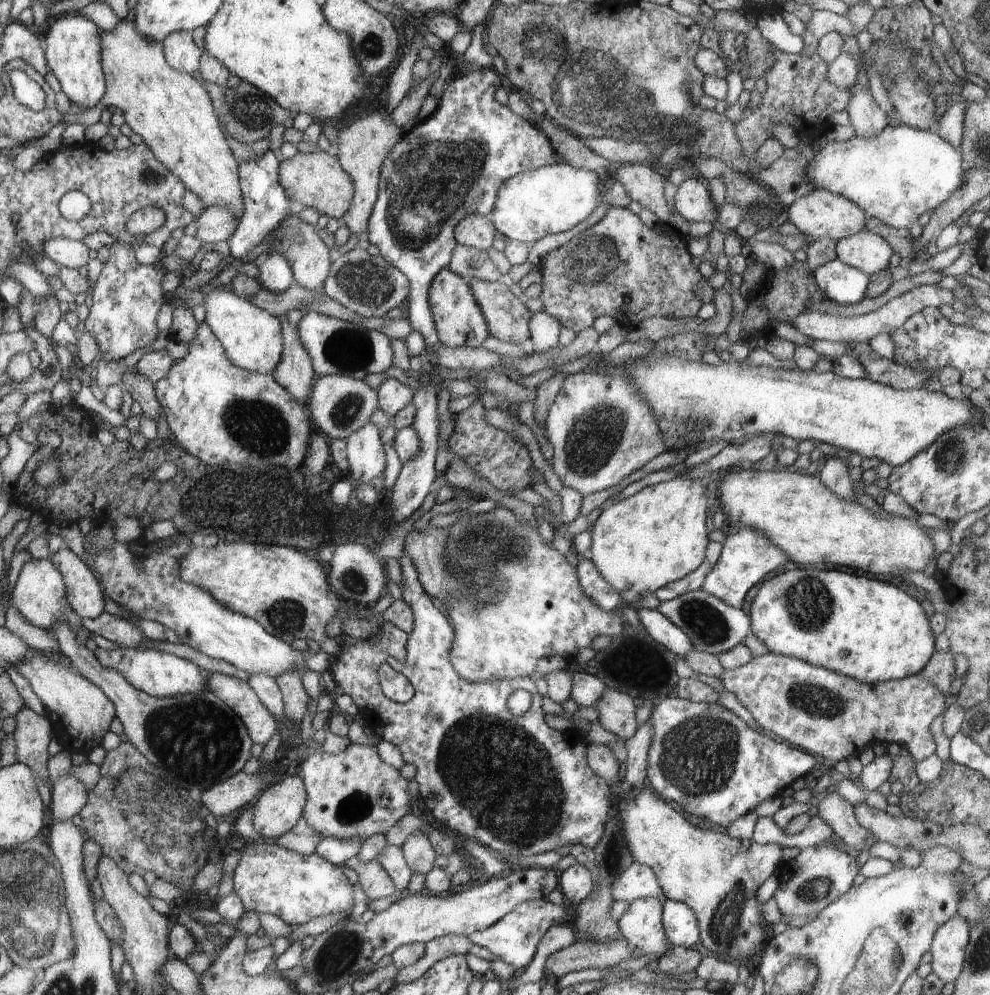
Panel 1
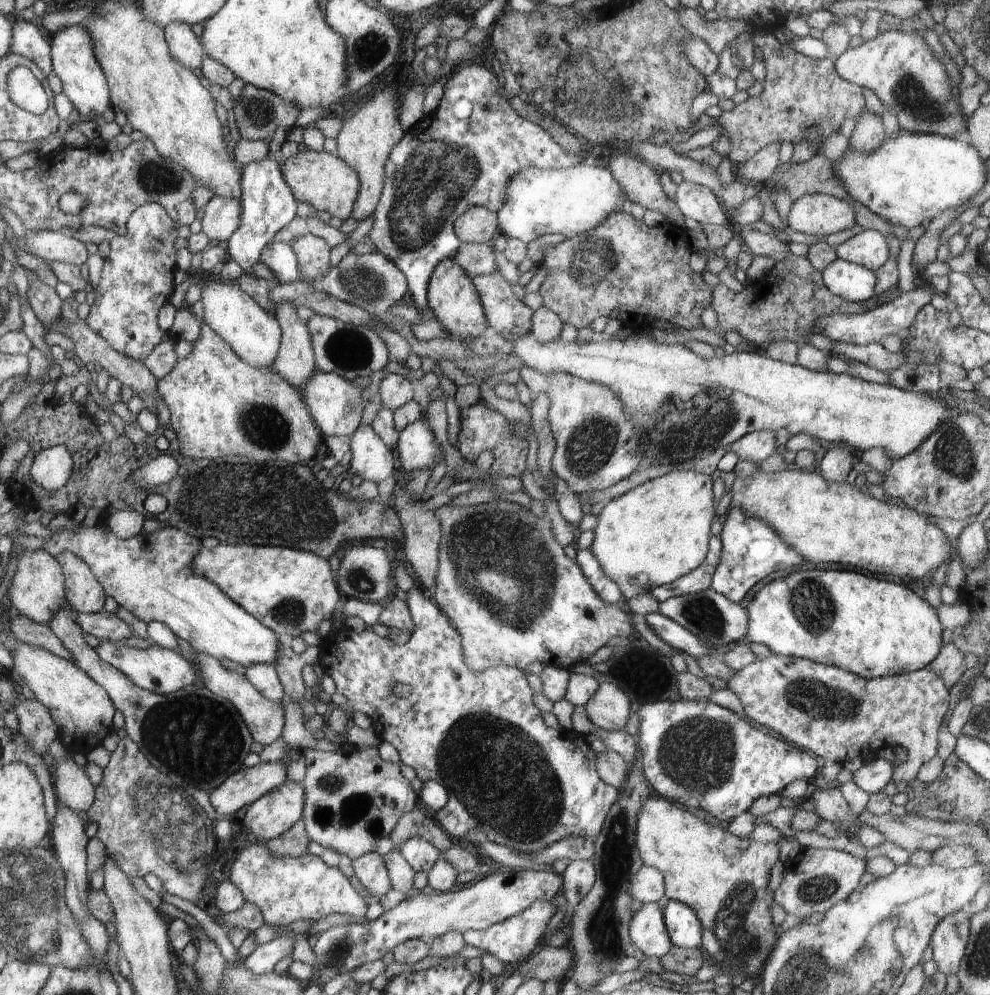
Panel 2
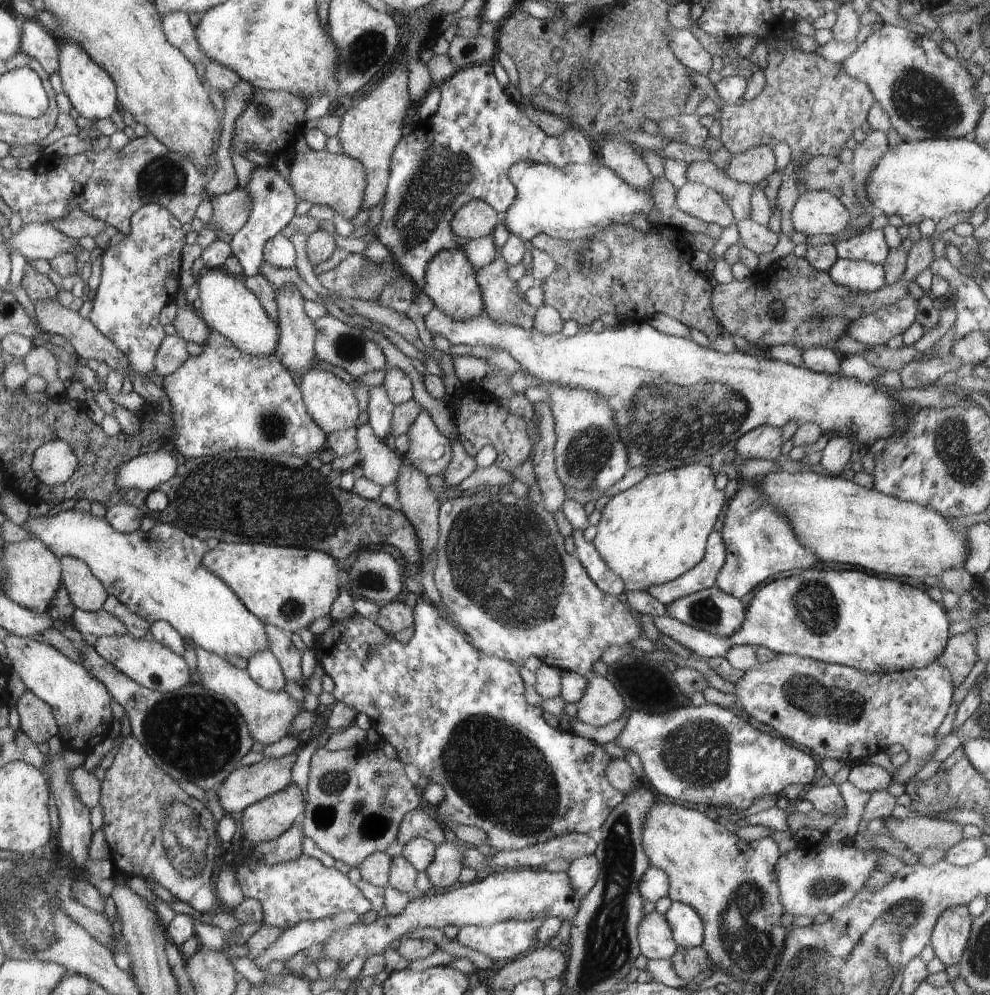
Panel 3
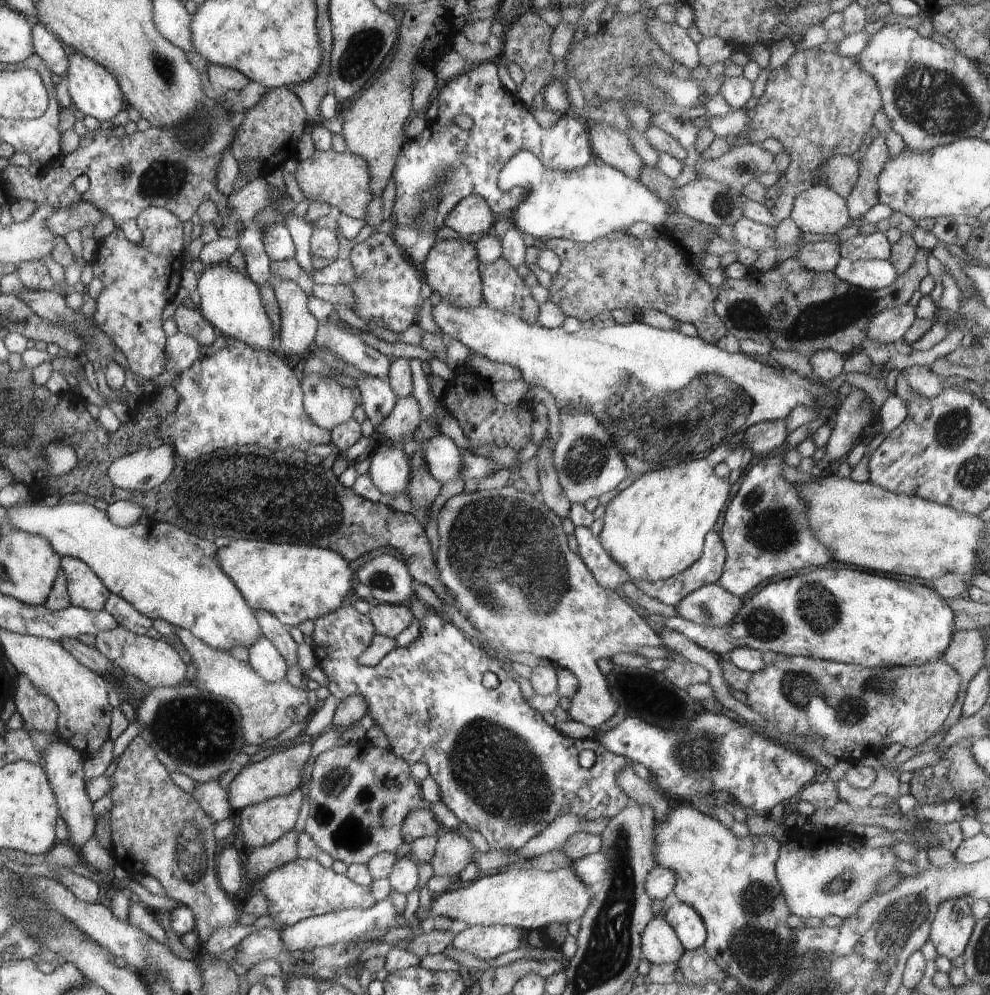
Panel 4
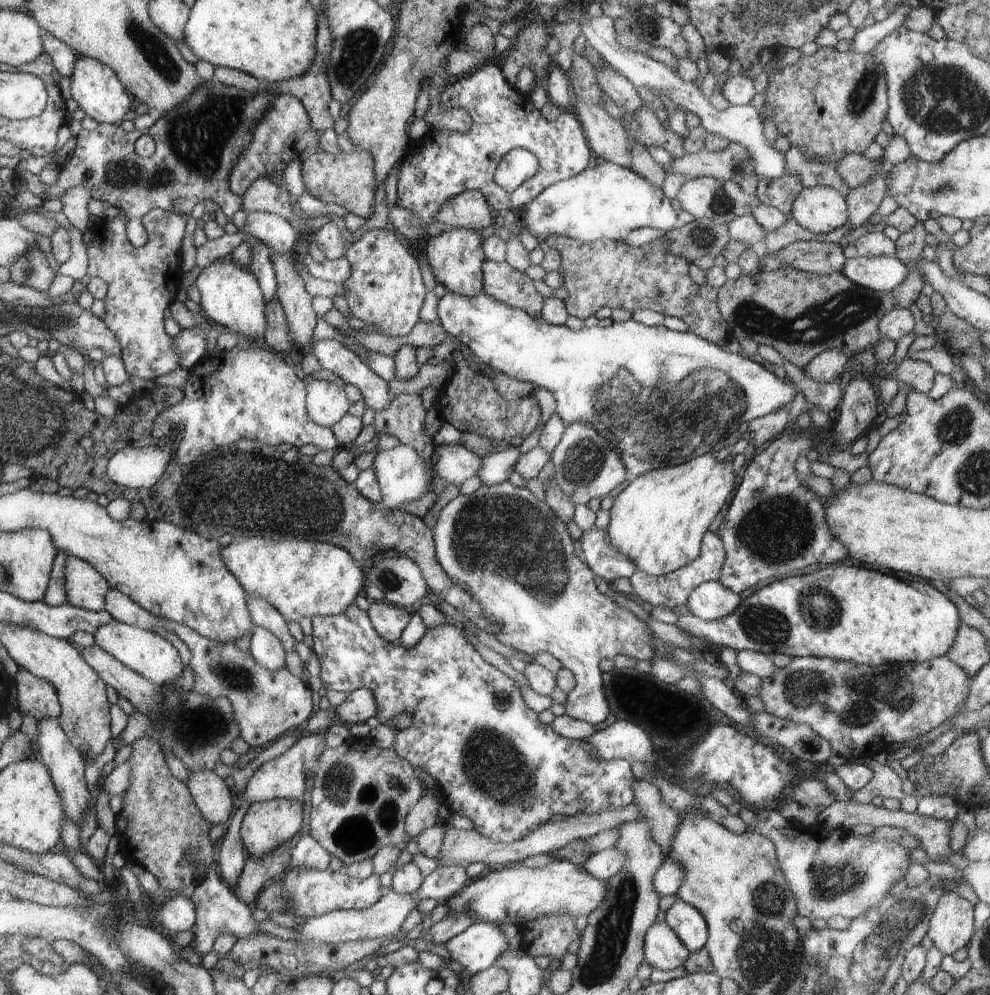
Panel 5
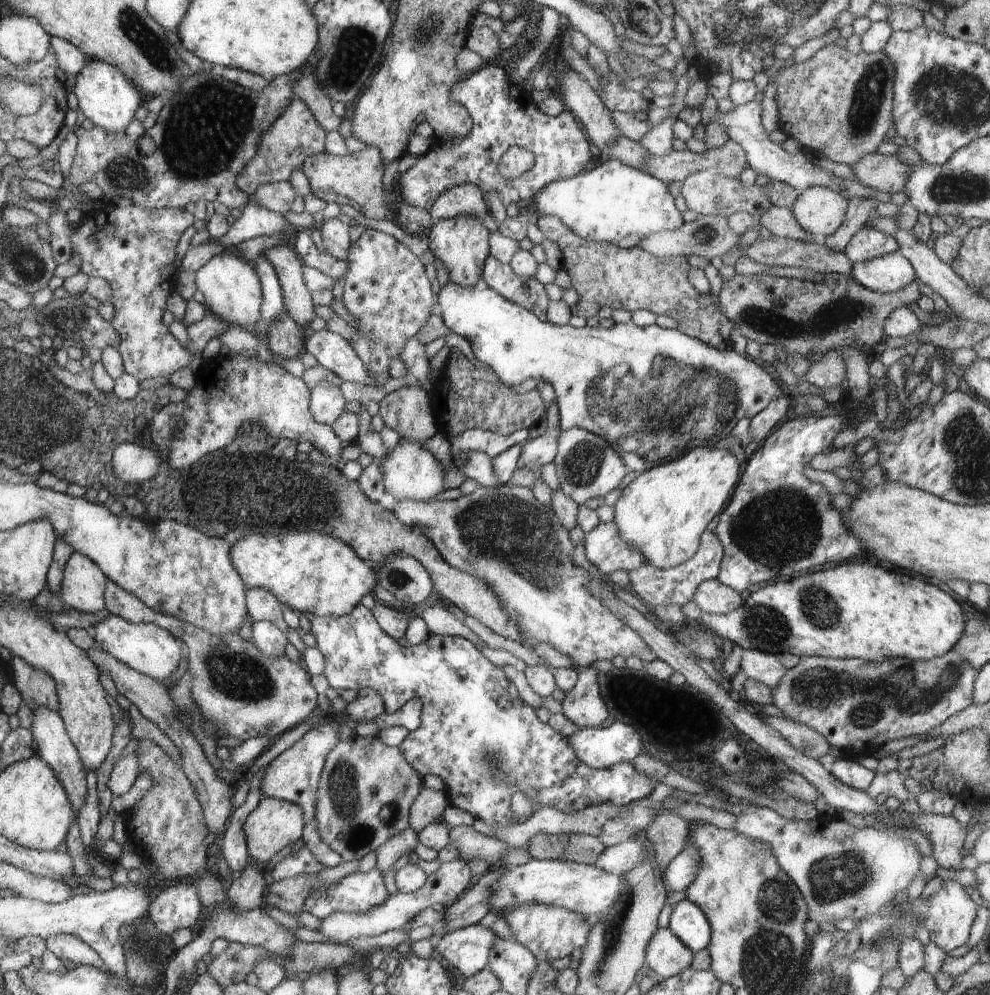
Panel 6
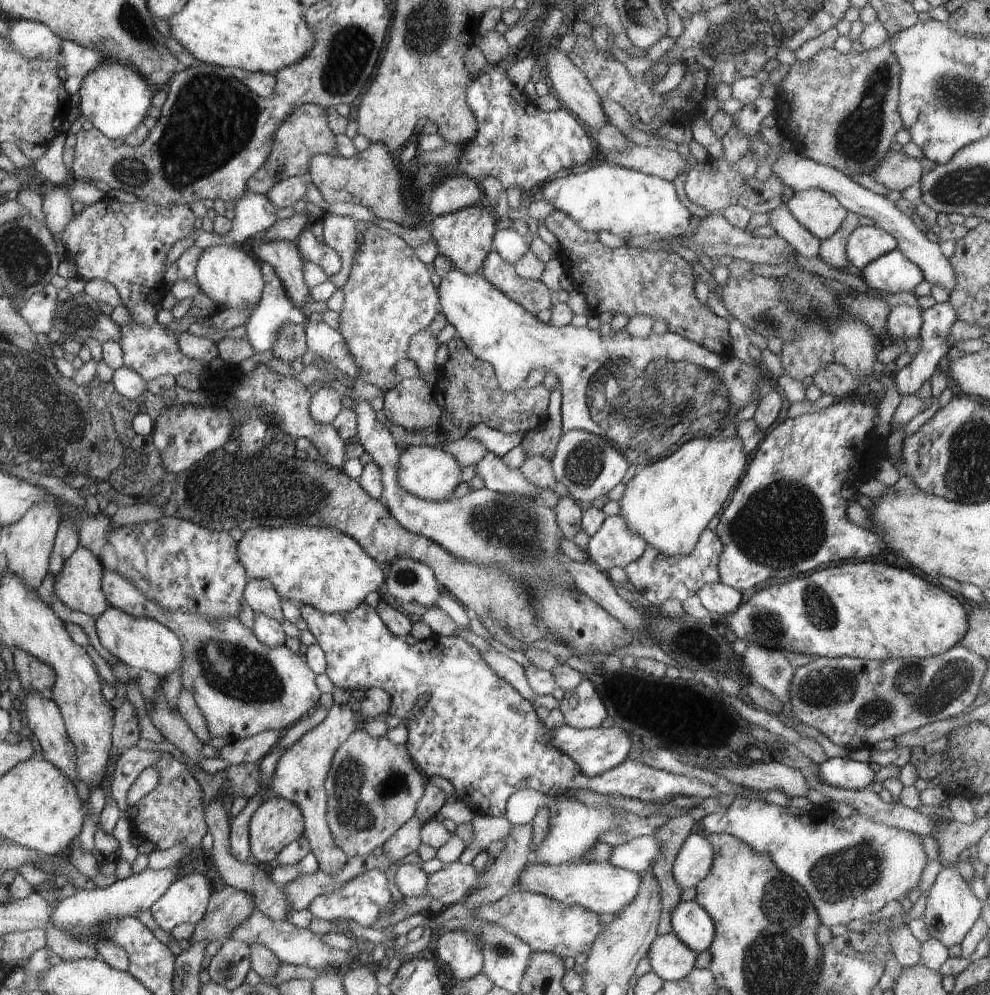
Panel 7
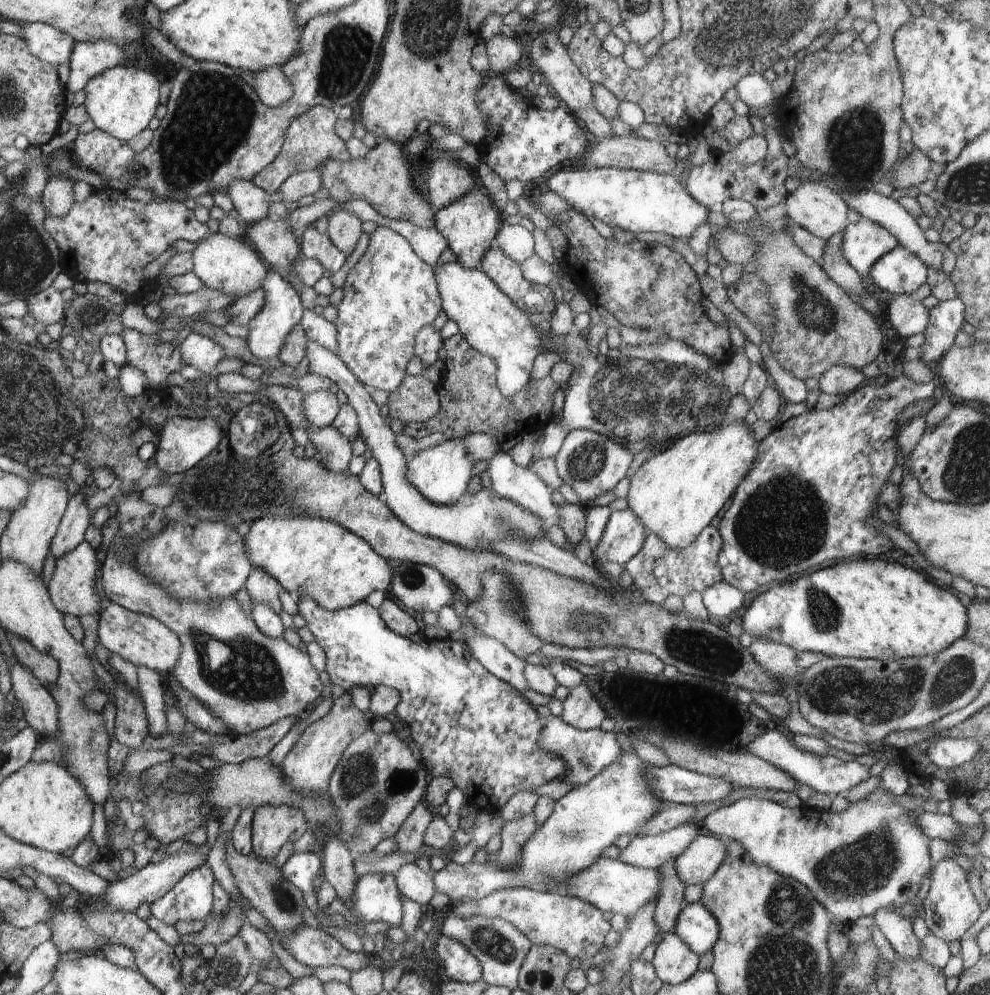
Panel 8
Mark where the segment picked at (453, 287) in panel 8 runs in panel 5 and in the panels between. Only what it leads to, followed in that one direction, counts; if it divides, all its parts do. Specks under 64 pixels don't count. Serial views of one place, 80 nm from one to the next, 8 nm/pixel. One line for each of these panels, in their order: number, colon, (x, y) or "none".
5: (698, 394)
6: (652, 393)
7: (647, 396)

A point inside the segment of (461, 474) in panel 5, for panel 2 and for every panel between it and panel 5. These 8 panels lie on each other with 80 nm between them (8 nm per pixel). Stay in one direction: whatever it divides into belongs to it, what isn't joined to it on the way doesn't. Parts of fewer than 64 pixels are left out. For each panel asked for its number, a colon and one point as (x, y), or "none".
2: (417, 449)
3: (426, 449)
4: (442, 456)

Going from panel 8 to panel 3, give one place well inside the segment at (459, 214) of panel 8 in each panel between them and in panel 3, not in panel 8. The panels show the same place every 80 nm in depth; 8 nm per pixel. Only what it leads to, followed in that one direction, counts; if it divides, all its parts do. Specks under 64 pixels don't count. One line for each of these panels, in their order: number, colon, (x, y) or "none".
3: (450, 282)
4: (452, 268)
5: (455, 257)
6: (462, 244)
7: (465, 237)

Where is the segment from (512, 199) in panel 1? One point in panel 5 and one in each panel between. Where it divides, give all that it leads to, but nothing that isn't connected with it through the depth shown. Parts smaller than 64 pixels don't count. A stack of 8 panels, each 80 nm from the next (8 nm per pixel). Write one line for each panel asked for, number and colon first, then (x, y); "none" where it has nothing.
2: (569, 201)
3: (573, 202)
4: (585, 204)
5: (605, 202)

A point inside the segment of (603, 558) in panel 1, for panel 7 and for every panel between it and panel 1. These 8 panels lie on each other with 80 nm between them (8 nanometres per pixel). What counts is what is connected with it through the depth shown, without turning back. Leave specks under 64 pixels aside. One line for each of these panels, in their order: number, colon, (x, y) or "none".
2: (657, 532)
3: (652, 533)
4: (655, 529)
5: (658, 521)
6: (663, 512)
7: (669, 503)

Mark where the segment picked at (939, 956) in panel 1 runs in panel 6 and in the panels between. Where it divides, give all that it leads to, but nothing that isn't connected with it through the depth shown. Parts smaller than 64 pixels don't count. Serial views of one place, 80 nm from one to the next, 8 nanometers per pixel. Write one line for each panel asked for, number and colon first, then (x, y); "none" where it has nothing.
2: (948, 941)
3: (951, 933)
4: (951, 929)
5: (951, 927)
6: (951, 912)

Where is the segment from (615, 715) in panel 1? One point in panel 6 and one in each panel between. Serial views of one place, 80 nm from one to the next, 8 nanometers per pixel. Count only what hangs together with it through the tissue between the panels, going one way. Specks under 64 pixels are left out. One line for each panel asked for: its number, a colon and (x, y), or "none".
2: (609, 708)
3: (505, 579)
4: (503, 554)
5: (510, 551)
6: (503, 535)

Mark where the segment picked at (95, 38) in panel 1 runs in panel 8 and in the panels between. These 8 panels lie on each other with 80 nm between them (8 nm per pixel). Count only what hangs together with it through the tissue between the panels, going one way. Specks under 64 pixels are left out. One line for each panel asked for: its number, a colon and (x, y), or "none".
2: (84, 82)
3: (92, 91)
4: (95, 91)
5: (97, 89)
6: (106, 96)
7: (115, 98)
8: (121, 101)

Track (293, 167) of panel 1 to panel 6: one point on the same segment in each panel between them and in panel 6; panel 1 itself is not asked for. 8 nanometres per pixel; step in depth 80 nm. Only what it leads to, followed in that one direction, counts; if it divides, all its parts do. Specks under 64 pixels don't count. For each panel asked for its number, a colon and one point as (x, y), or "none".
2: (329, 183)
3: (338, 181)
4: (342, 180)
5: (348, 179)
6: (356, 179)

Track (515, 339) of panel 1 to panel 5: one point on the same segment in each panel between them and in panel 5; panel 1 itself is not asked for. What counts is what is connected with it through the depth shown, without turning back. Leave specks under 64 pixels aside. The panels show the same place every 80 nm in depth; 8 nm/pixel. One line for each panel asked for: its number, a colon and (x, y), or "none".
2: (506, 314)
3: (502, 301)
4: (502, 288)
5: (515, 289)

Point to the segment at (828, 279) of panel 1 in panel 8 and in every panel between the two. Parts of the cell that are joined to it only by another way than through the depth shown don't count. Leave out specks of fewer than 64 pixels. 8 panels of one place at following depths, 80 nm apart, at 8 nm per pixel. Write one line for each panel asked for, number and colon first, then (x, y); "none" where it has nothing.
2: (855, 283)
3: (860, 276)
4: (873, 274)
5: (882, 273)
6: (888, 273)
7: (893, 273)
8: (899, 272)

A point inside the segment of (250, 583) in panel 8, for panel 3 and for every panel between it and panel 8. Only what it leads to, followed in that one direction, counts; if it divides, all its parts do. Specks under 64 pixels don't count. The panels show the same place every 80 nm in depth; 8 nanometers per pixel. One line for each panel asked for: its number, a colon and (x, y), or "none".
3: (281, 646)
4: (278, 634)
5: (264, 615)
6: (262, 605)
7: (263, 598)

